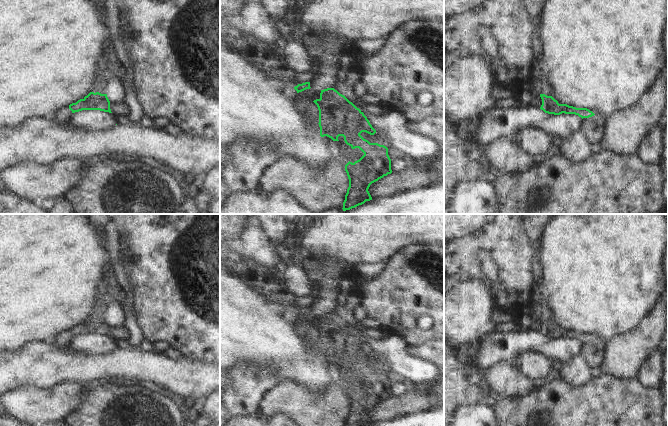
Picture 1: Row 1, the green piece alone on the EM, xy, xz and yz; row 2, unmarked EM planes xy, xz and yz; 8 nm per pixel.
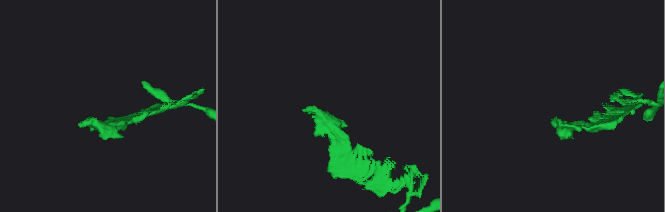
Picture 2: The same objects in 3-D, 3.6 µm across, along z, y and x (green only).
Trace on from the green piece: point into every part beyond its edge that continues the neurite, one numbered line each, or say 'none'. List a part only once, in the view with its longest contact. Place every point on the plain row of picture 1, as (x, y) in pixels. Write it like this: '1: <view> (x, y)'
none.

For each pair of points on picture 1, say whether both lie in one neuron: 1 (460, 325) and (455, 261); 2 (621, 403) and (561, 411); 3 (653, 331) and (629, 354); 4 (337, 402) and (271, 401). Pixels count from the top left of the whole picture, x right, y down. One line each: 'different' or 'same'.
1: different
2: same
3: same
4: same

